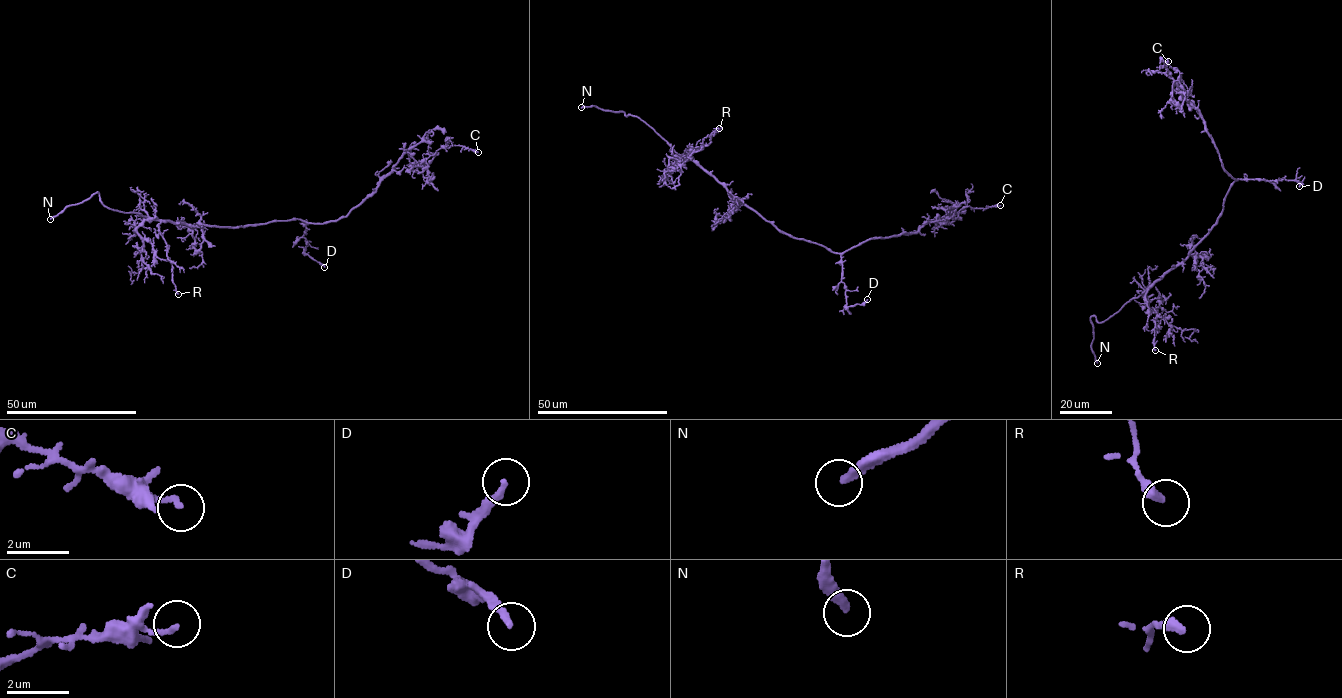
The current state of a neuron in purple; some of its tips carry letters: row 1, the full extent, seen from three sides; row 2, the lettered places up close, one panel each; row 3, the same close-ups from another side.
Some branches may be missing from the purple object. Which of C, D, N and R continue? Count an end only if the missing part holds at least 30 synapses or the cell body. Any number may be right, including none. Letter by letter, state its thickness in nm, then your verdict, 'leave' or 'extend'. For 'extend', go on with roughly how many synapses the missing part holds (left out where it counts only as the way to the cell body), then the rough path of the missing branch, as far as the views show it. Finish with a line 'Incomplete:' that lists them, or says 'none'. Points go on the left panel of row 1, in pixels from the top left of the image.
C: 150 nm thick; leave
D: 200 nm thick; leave
N: 320 nm thick; extend
R: 320 nm thick; leave
Incomplete: N

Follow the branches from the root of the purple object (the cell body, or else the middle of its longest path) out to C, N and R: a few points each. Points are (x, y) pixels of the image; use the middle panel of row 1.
C: (788, 234), (843, 253), (869, 239), (912, 233), (929, 221), (956, 218), (966, 206), (1000, 205)
N: (788, 234), (747, 207), (735, 203), (713, 177), (693, 161), (682, 158), (637, 117), (594, 106), (581, 107)
R: (788, 234), (735, 203), (695, 162), (670, 157), (687, 157), (692, 149), (708, 145), (719, 128)

